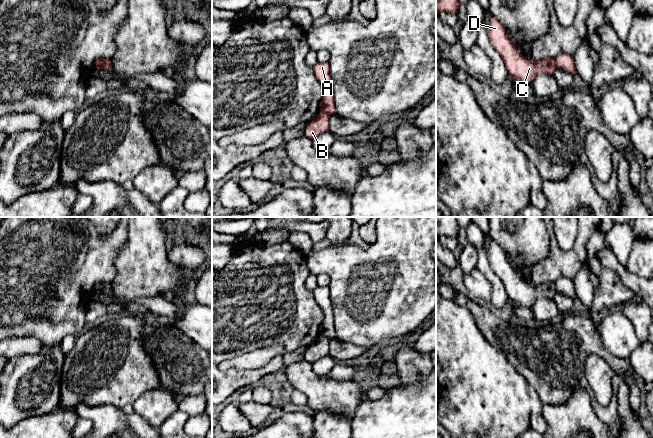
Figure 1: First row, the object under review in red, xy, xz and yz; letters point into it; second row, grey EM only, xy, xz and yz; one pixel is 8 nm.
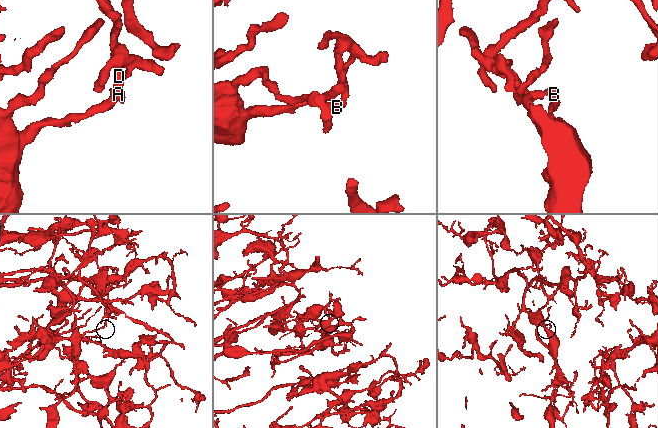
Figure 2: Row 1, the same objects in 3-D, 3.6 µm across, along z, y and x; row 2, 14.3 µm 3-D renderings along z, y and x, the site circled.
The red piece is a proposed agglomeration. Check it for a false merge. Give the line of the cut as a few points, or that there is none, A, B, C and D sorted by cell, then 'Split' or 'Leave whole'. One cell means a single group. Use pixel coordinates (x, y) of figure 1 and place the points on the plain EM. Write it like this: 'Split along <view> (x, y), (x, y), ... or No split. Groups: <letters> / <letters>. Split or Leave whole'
Split along xz (320, 335), (328, 339). Groups: A C D / B. Split

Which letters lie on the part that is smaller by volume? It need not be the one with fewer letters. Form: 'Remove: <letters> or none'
Remove: B

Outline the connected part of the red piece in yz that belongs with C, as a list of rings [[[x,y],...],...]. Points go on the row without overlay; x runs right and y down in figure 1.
[[[491,241],[490,248],[487,250],[486,255],[491,269],[502,281],[508,299],[510,299],[512,303],[532,307],[538,299],[554,298],[557,292],[555,283],[548,282],[532,285],[524,281],[517,275],[508,262],[505,253],[495,241]]]

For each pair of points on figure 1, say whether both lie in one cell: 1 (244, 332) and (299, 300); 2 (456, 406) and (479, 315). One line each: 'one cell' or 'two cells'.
1: one cell
2: two cells

